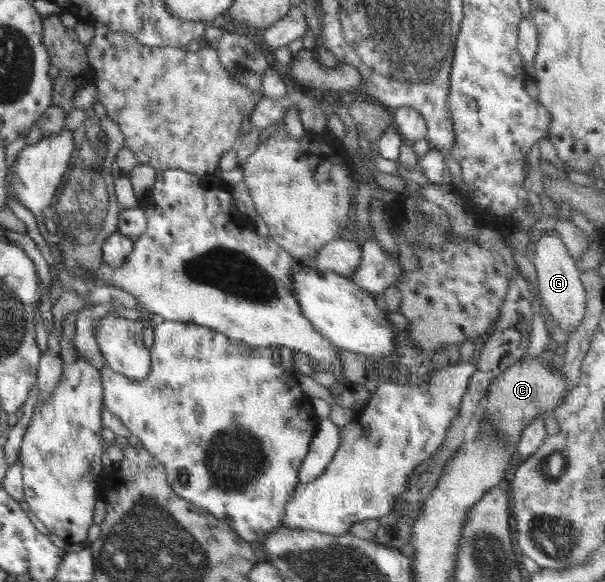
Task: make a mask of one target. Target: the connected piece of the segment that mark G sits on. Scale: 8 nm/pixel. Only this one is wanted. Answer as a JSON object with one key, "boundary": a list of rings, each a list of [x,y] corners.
{"boundary":[[[545,231],[536,243],[536,255],[533,259],[538,278],[538,295],[541,303],[550,312],[556,326],[572,333],[580,325],[586,313],[586,290],[581,282],[581,272],[576,267],[576,261],[556,231]]]}

